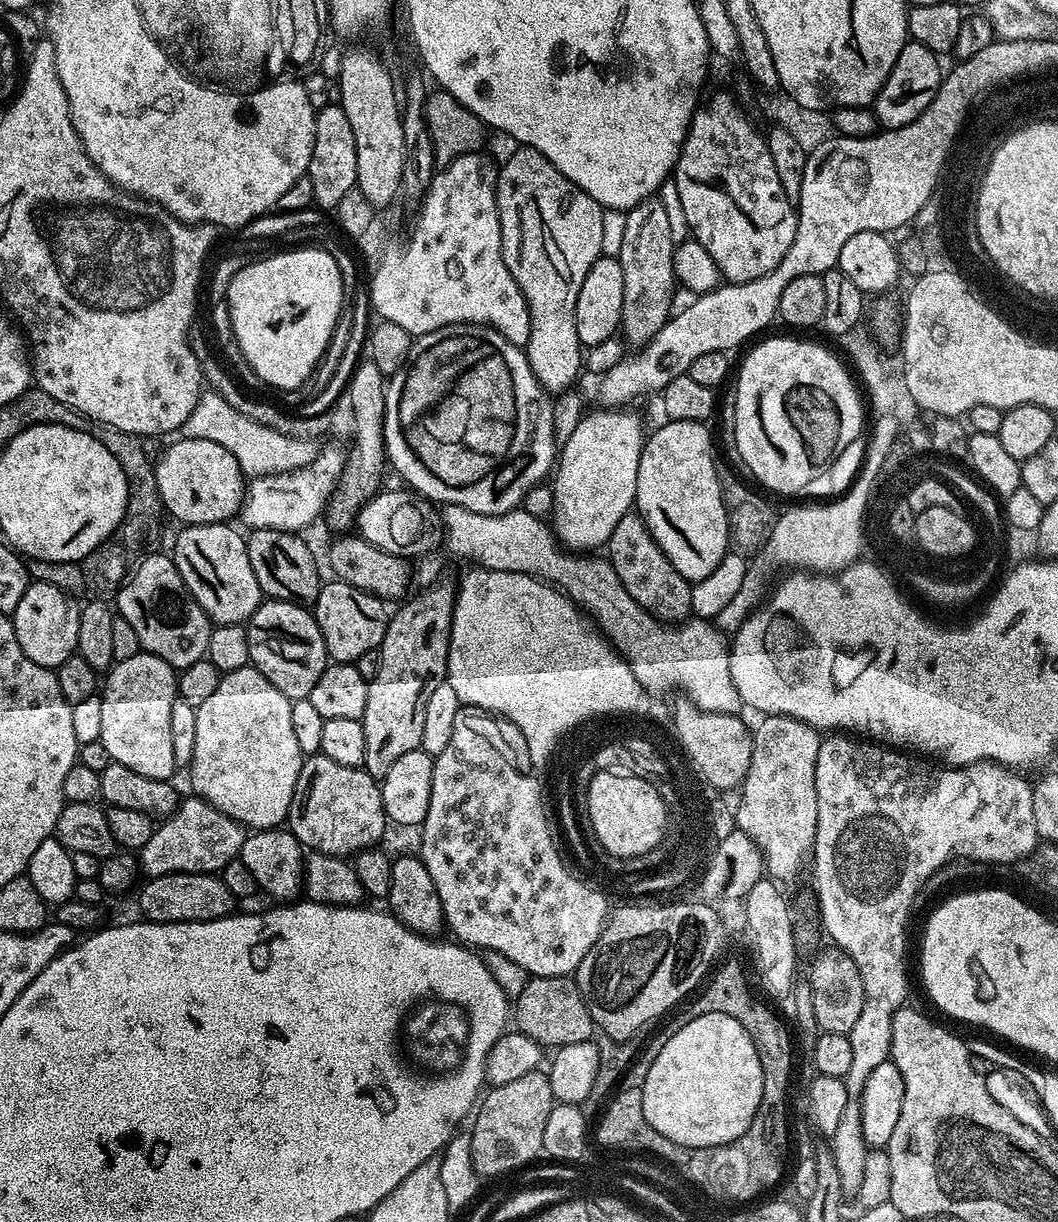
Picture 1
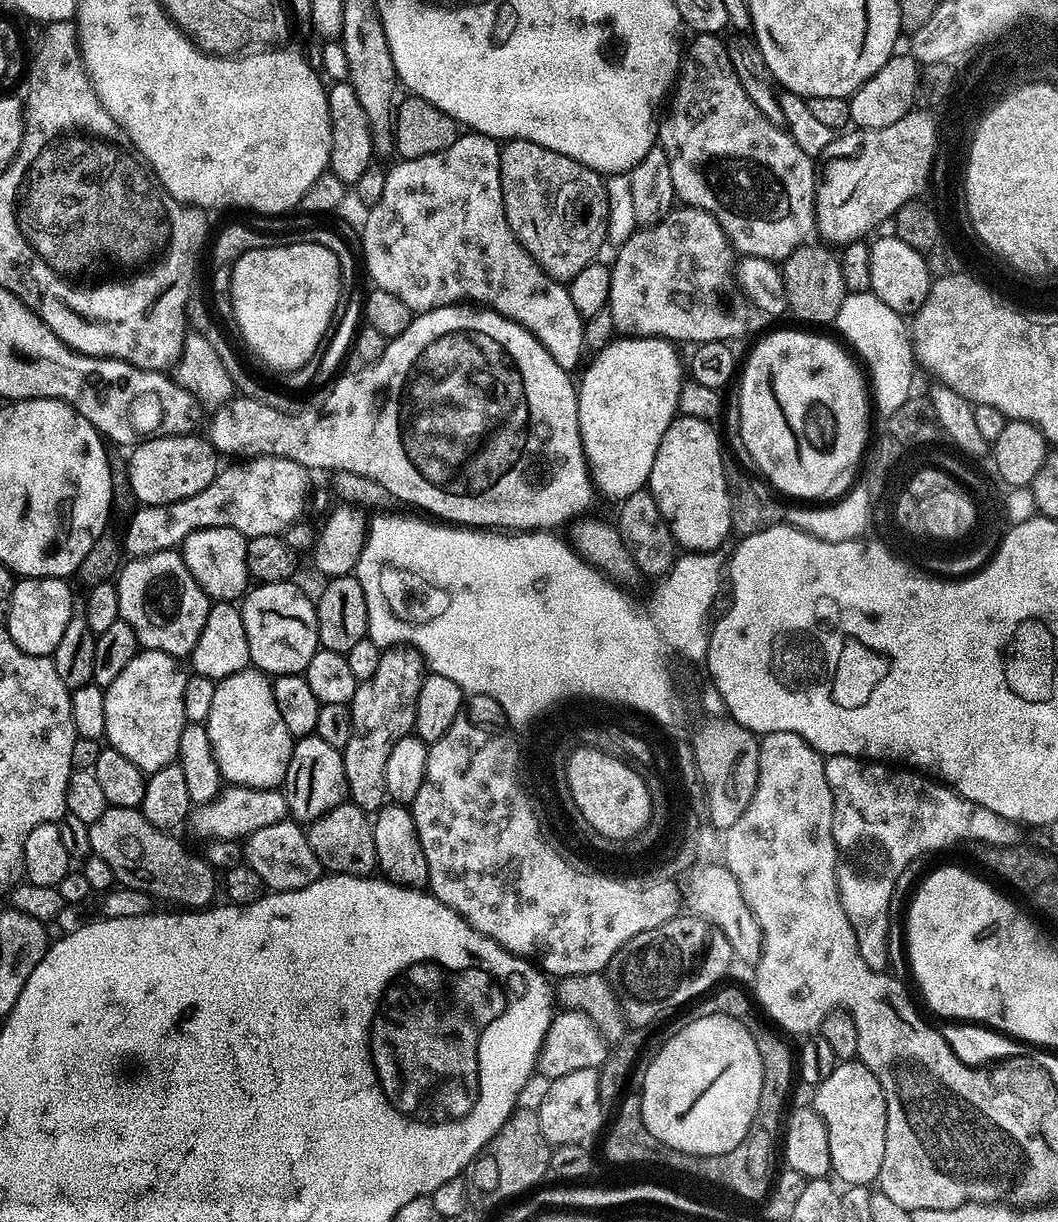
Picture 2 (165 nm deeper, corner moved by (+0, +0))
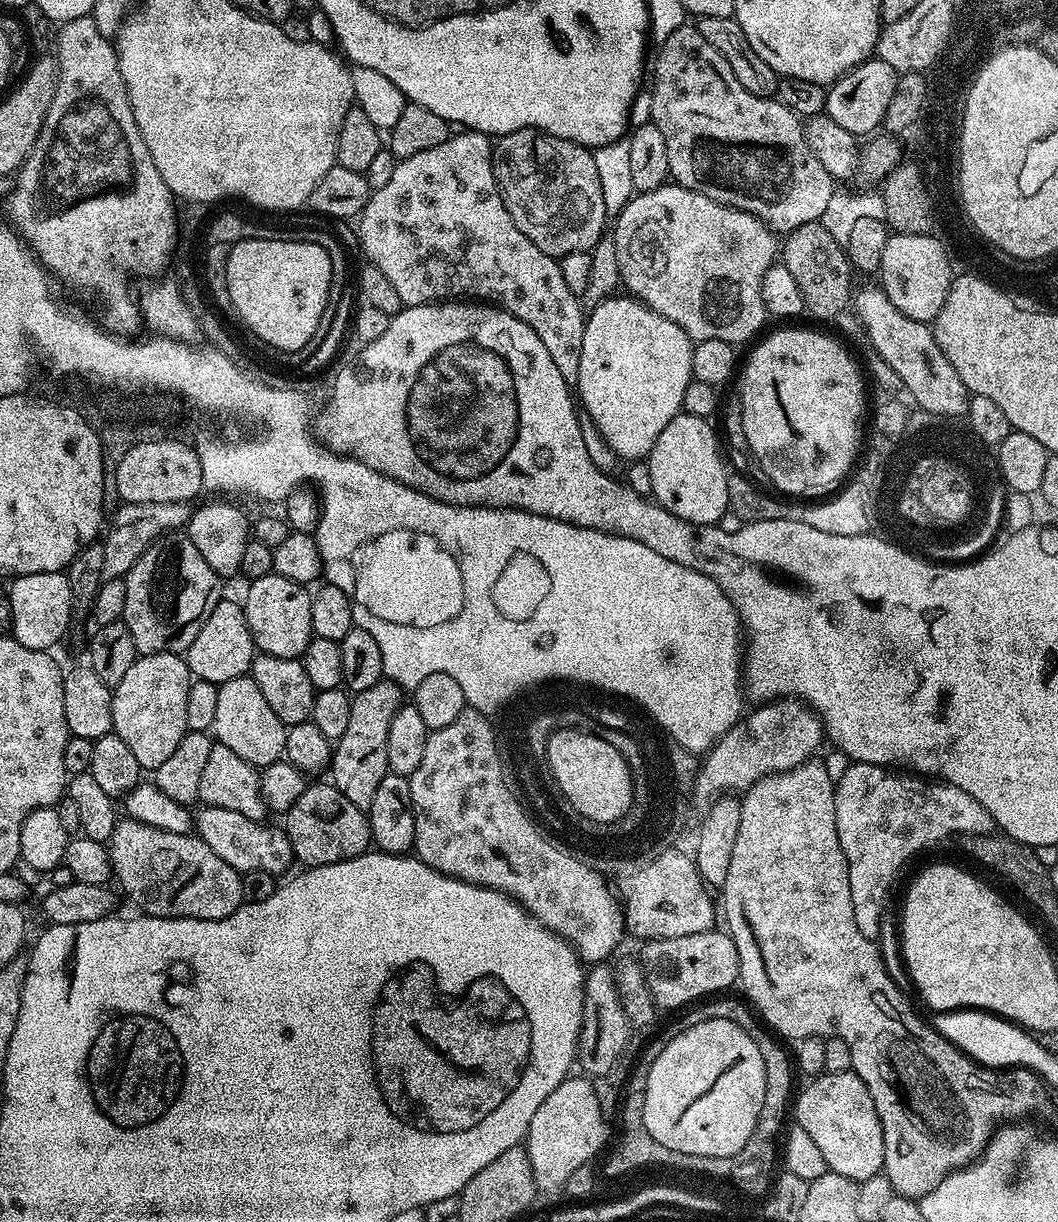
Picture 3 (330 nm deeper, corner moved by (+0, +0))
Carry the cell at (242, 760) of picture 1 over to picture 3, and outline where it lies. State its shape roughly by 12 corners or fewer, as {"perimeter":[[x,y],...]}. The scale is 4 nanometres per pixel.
{"perimeter":[[251,675],[219,685],[212,728],[254,766],[284,756],[286,725]]}

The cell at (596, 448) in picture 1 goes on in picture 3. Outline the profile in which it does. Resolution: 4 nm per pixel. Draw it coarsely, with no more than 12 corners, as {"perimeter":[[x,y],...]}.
{"perimeter":[[642,301],[587,313],[574,388],[621,461],[681,415],[694,341]]}

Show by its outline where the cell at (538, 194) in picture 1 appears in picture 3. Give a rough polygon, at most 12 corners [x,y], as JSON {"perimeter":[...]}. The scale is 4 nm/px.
{"perimeter":[[495,141],[506,210],[542,254],[592,252],[610,217],[592,152]]}

